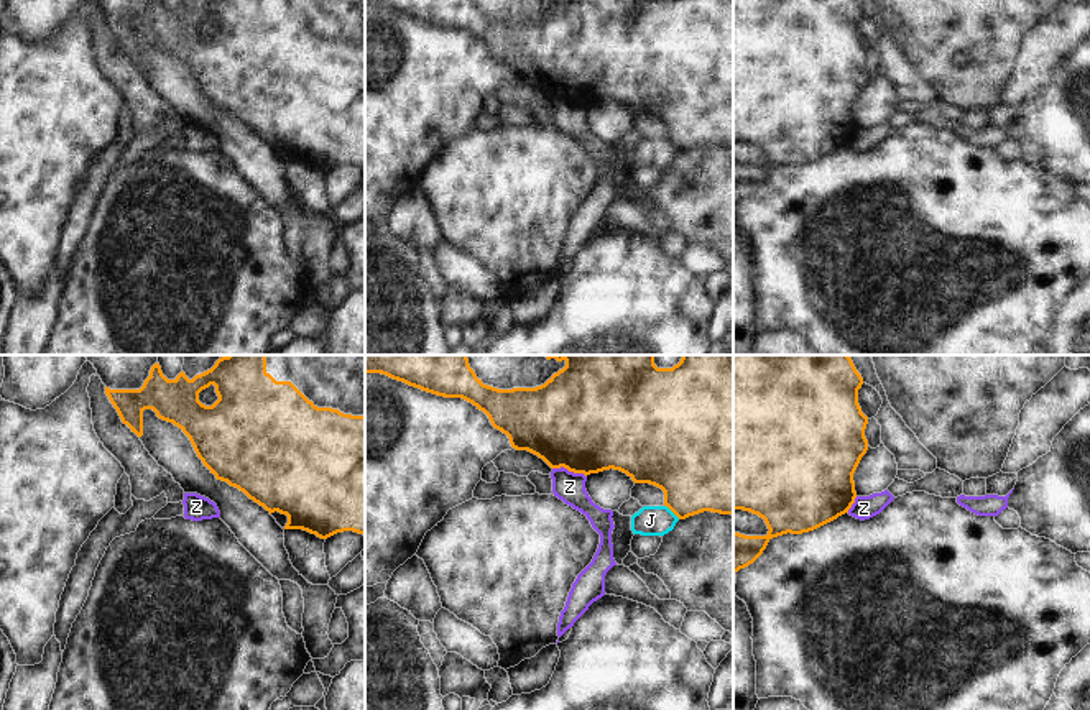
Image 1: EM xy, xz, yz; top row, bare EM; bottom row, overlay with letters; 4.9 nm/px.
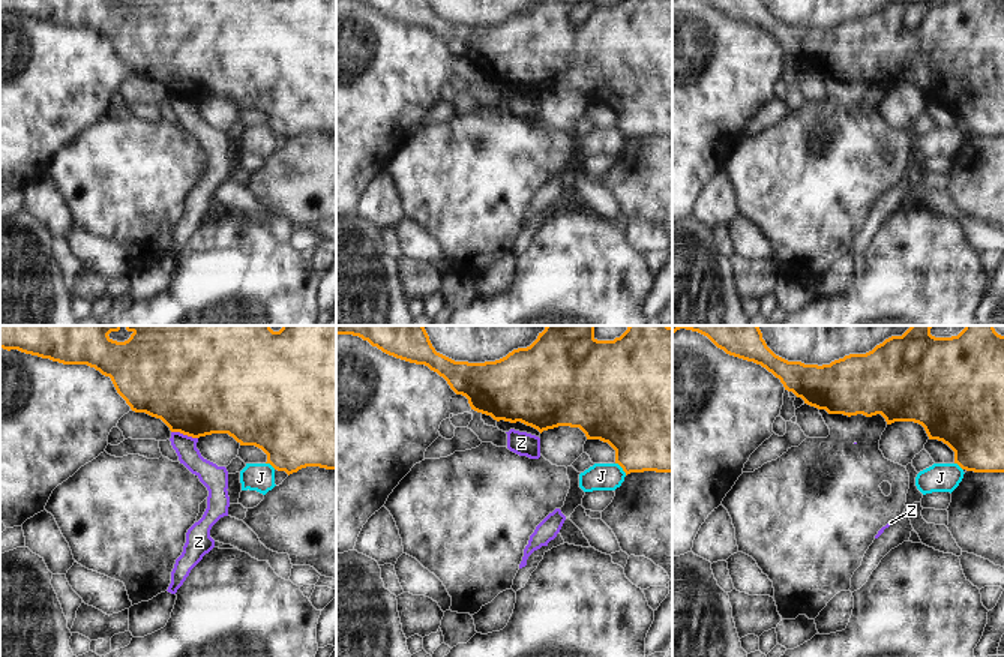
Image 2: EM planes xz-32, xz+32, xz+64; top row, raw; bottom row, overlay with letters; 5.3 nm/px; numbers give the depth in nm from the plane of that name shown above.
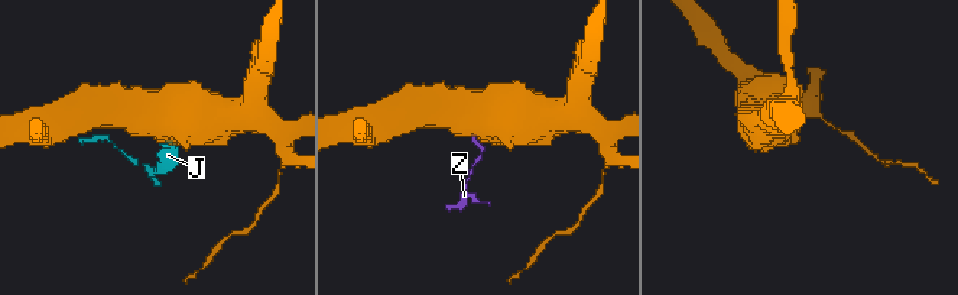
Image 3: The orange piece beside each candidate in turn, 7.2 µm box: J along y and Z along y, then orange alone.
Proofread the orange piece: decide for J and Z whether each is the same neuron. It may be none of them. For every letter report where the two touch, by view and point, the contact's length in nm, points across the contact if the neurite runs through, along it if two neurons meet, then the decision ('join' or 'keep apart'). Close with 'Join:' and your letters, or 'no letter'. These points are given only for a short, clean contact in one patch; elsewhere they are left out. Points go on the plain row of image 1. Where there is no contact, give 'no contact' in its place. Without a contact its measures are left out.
J: xz (673, 143) | 100 nm | keep apart
Z: xz (569, 102) | 180 nm | along xz (553, 99), (566, 99), (586, 109) | keep apart
Join: no letter

